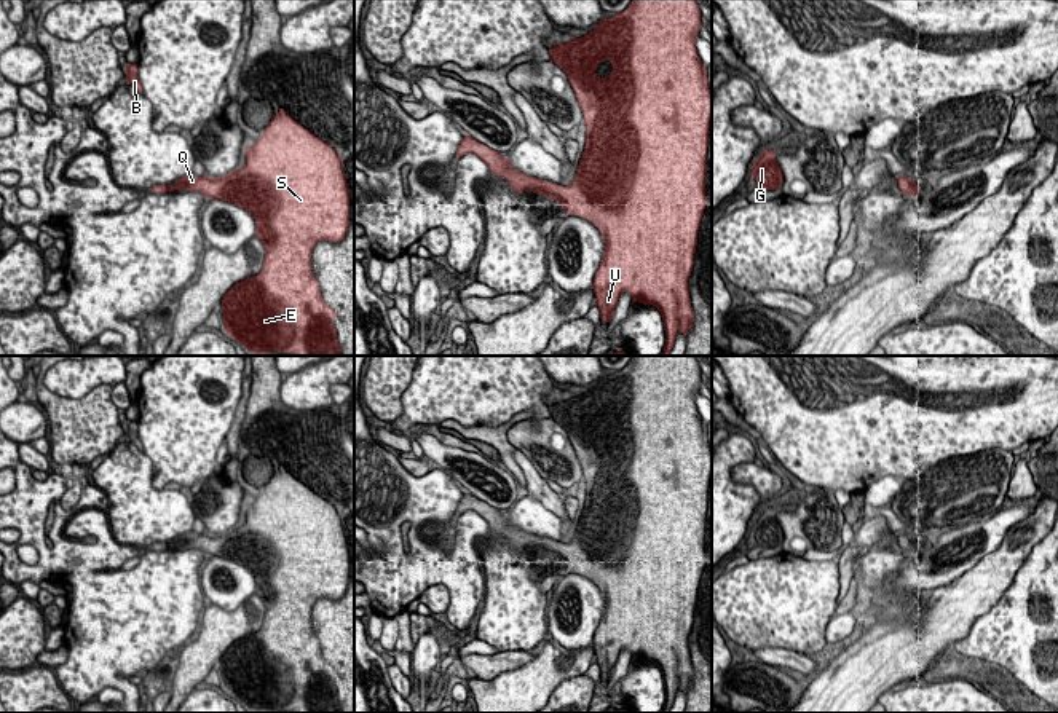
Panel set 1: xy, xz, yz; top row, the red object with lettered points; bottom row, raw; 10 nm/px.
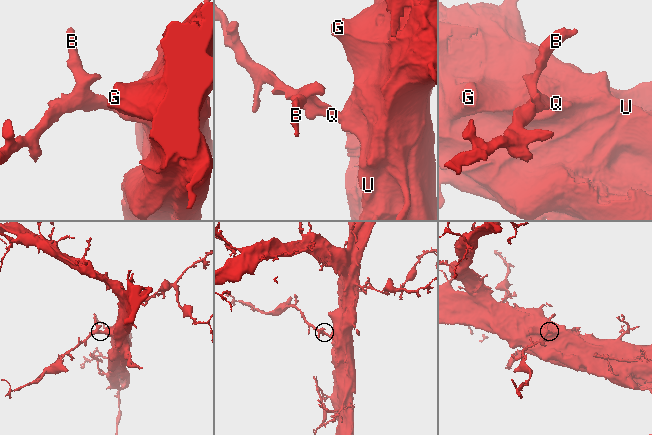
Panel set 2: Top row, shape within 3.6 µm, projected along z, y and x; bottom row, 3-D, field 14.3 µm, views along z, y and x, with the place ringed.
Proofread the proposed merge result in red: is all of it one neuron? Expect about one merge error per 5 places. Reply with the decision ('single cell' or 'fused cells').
single cell

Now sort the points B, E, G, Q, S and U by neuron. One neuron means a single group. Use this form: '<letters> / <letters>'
B E G Q S U

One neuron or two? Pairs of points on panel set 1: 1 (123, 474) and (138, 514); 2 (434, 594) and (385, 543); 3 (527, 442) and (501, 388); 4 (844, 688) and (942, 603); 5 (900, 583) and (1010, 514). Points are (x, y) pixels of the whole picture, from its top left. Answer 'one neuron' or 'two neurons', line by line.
1: one neuron
2: two neurons
3: two neurons
4: one neuron
5: one neuron

